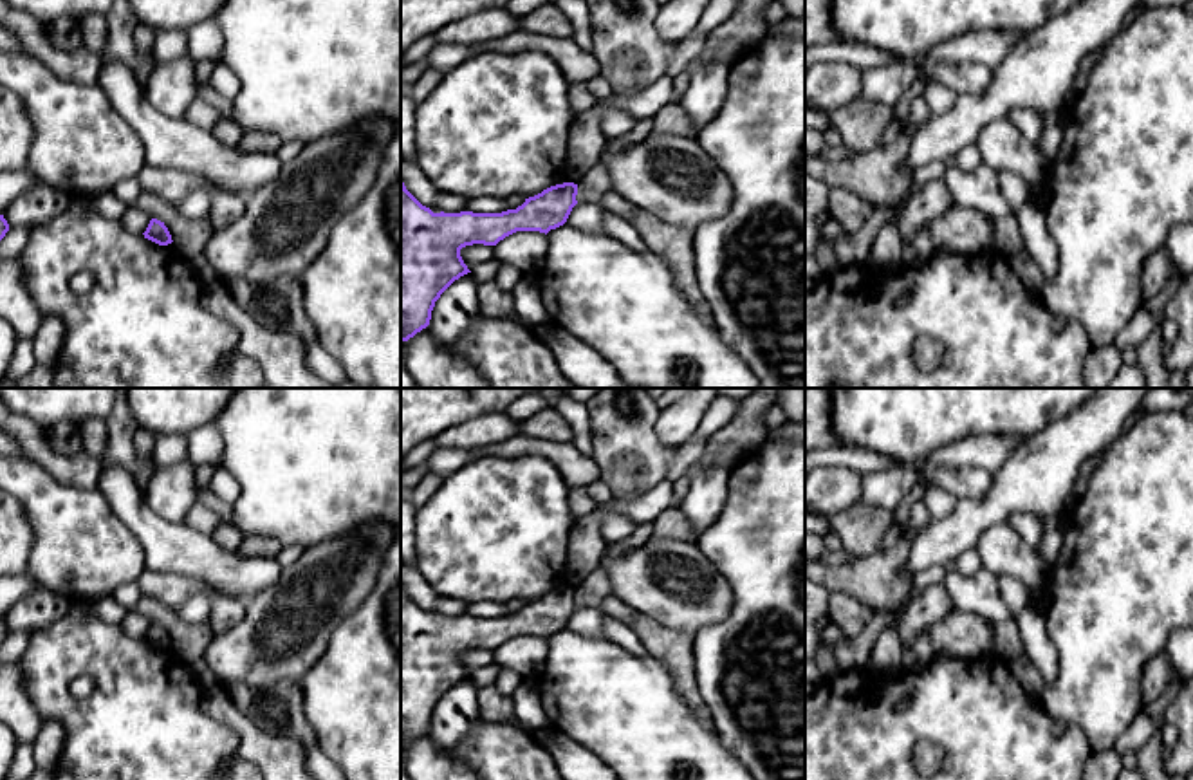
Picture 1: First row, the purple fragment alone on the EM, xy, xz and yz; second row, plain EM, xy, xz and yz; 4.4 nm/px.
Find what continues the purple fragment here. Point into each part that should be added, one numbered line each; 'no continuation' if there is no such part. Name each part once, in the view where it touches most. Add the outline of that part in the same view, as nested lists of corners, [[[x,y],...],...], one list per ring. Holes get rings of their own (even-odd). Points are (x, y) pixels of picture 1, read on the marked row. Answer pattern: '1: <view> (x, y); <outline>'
no continuation

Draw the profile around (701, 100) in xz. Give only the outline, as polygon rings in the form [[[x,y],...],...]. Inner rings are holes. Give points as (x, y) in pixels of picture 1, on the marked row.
[[[711,61],[693,70],[680,107],[698,130],[717,116],[726,98],[729,69],[731,63]]]

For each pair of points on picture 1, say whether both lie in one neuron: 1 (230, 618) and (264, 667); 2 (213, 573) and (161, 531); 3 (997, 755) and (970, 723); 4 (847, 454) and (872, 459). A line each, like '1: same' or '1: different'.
1: different
2: same
3: same
4: same

